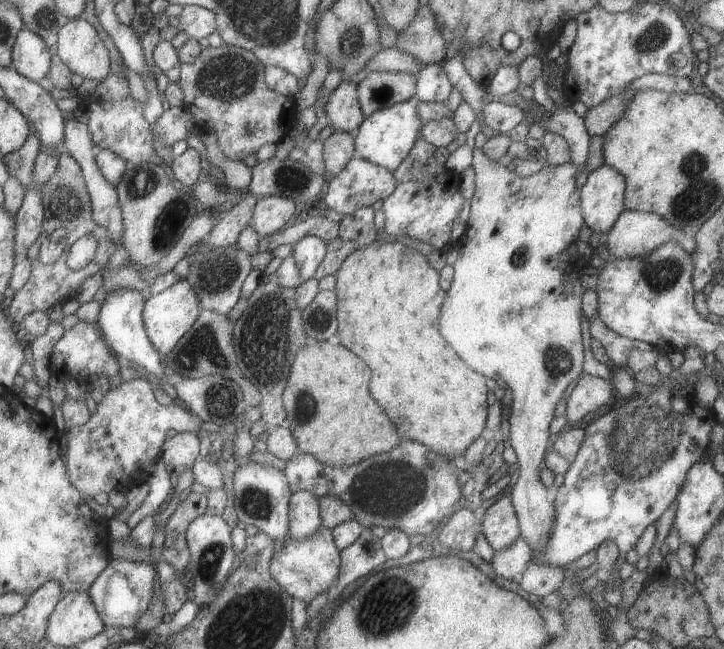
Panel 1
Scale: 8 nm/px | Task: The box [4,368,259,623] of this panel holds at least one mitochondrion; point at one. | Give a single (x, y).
(212, 555)

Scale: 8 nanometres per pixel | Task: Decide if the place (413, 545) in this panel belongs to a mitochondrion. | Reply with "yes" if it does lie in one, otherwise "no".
no

